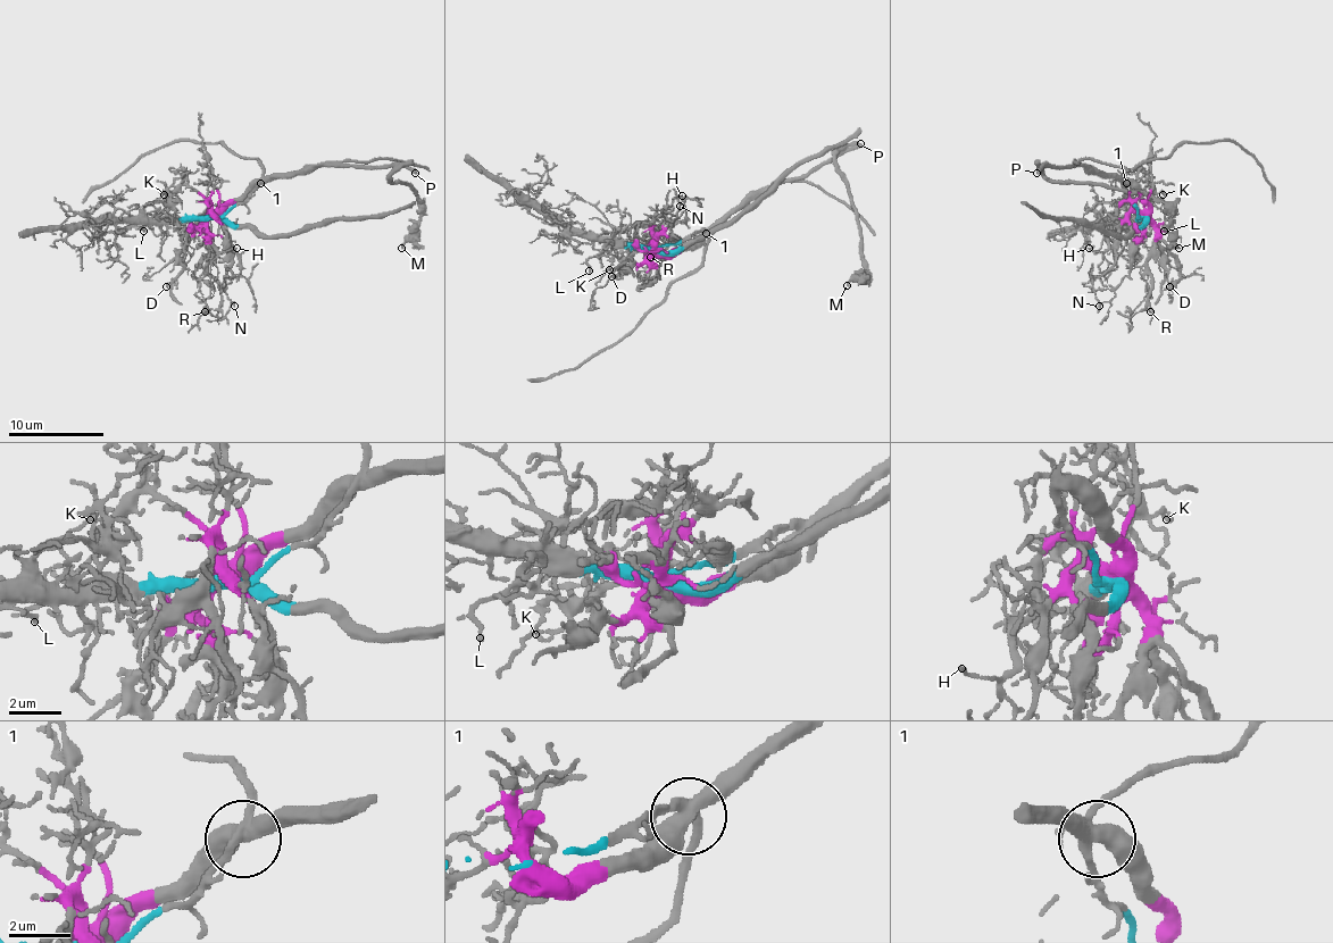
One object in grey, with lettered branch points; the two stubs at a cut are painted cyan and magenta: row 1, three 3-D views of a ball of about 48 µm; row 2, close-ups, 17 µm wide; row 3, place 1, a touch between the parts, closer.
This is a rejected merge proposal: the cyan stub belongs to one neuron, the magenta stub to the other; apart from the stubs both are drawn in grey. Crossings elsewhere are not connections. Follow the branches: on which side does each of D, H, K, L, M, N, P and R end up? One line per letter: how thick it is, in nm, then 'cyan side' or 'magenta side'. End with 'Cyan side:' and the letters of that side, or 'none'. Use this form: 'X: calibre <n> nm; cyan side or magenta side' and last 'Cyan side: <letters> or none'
D: calibre 110 nm; magenta side
H: calibre 90 nm; magenta side
K: calibre 160 nm; magenta side
L: calibre 110 nm; cyan side
M: calibre 190 nm; magenta side
N: calibre 120 nm; magenta side
P: calibre 300 nm; magenta side
R: calibre 120 nm; magenta side
Cyan side: L

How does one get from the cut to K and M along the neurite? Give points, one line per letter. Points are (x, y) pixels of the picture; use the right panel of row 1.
K: (1143, 216), (1136, 198), (1148, 185), (1163, 195)
M: (1143, 216), (1143, 200), (1117, 178), (1089, 166), (1043, 168), (1052, 181), (1148, 192), (1179, 248)

